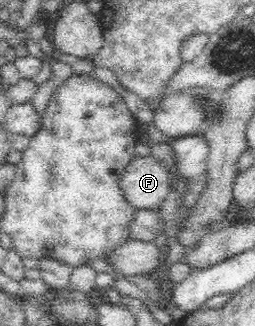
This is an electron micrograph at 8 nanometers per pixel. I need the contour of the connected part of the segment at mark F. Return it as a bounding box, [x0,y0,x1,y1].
[117,155,170,210]

